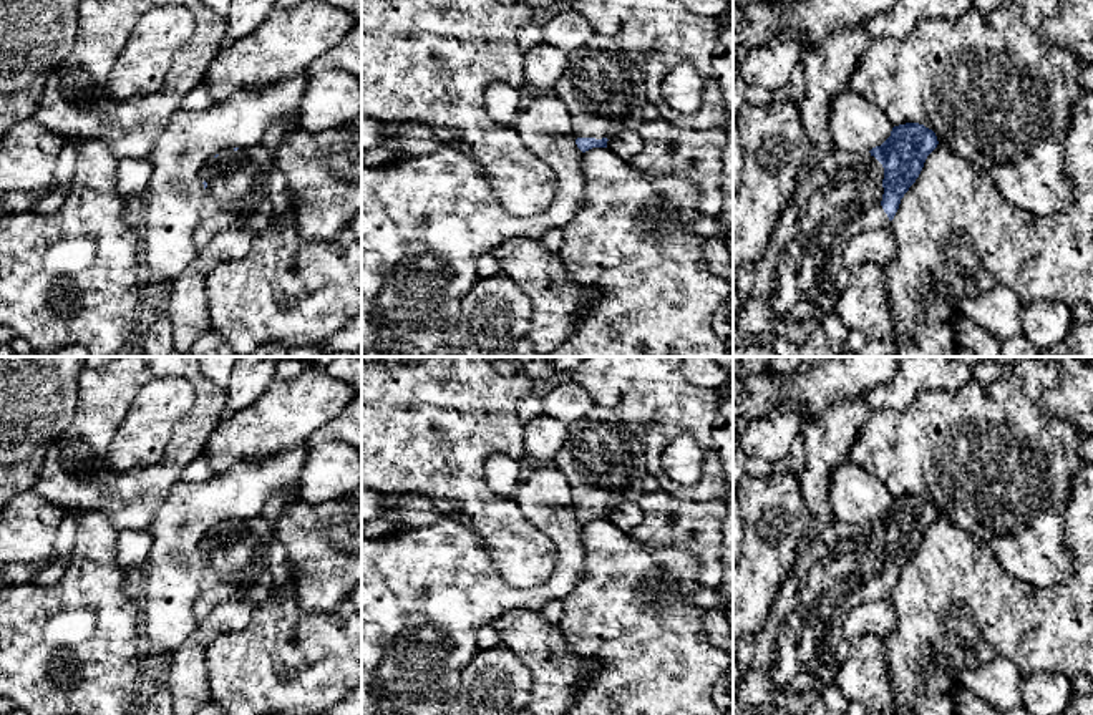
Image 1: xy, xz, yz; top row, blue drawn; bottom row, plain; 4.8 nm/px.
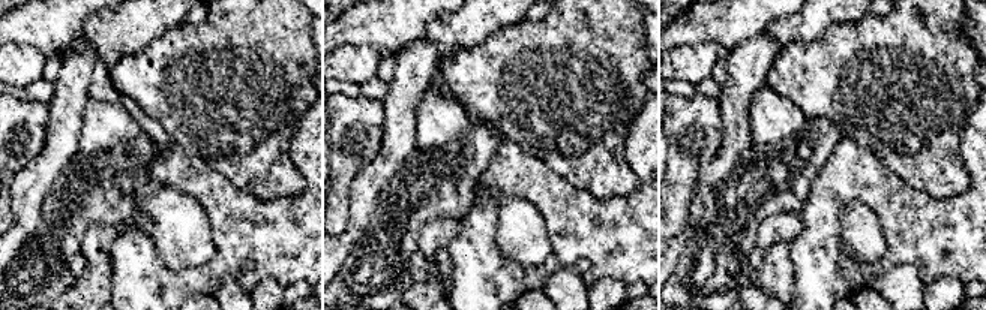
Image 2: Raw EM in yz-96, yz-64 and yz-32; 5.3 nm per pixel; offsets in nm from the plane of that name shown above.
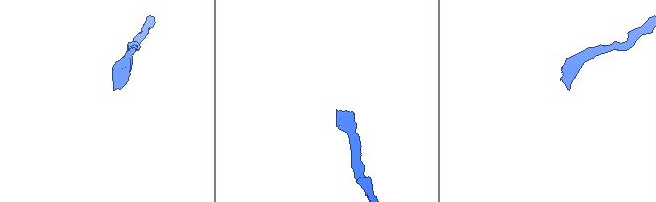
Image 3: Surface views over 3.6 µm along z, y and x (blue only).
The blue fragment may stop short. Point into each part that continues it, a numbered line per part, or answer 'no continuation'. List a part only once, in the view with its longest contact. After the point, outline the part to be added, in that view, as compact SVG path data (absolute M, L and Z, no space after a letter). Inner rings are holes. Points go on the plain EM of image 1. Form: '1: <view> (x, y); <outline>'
1: yz (795, 661); M834 523L798 562L775 599L758 632L755 659L733 692L738 710L755 712L765 703L804 715L833 685L839 670L836 647L843 640L844 617L857 606L891 597L881 572L884 539L869 524Z

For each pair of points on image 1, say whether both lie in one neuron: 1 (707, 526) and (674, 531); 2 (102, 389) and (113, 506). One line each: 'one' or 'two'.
1: one
2: one

